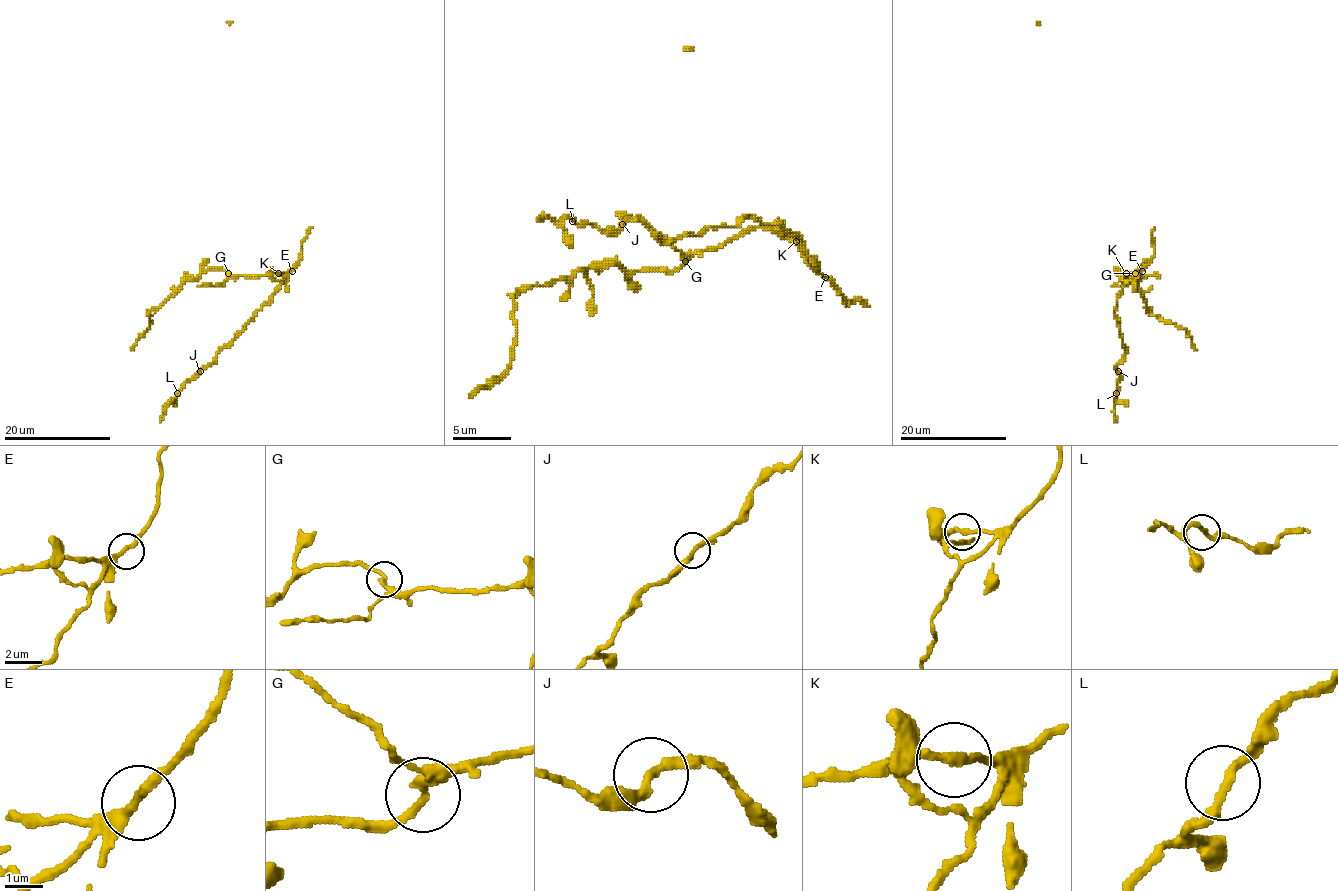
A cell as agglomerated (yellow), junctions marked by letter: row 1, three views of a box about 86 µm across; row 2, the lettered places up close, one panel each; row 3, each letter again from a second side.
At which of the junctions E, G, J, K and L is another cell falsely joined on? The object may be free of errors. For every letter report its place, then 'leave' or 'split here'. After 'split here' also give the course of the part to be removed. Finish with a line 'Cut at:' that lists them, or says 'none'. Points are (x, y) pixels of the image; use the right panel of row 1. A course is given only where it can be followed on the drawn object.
E: place (1142, 271); leave
G: place (1135, 273); leave
J: place (1118, 371); leave
K: place (1126, 273); leave
L: place (1116, 393); leave
Cut at: none

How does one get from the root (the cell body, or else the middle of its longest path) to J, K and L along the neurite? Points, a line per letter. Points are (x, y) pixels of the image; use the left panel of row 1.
J: (301, 259), (285, 276), (272, 300), (217, 353), (208, 367), (200, 371)
K: (301, 259), (289, 272), (278, 273)
L: (301, 259), (285, 276), (272, 300), (217, 353), (208, 367), (177, 393)

